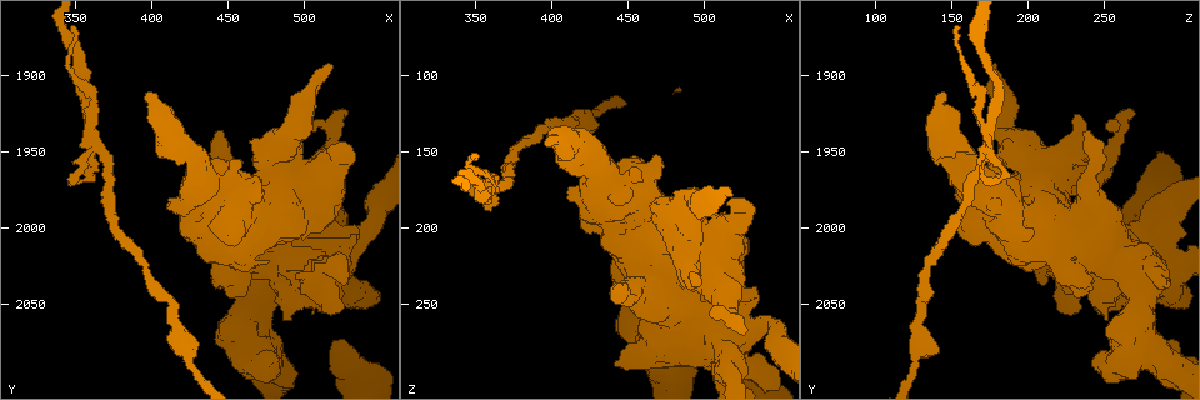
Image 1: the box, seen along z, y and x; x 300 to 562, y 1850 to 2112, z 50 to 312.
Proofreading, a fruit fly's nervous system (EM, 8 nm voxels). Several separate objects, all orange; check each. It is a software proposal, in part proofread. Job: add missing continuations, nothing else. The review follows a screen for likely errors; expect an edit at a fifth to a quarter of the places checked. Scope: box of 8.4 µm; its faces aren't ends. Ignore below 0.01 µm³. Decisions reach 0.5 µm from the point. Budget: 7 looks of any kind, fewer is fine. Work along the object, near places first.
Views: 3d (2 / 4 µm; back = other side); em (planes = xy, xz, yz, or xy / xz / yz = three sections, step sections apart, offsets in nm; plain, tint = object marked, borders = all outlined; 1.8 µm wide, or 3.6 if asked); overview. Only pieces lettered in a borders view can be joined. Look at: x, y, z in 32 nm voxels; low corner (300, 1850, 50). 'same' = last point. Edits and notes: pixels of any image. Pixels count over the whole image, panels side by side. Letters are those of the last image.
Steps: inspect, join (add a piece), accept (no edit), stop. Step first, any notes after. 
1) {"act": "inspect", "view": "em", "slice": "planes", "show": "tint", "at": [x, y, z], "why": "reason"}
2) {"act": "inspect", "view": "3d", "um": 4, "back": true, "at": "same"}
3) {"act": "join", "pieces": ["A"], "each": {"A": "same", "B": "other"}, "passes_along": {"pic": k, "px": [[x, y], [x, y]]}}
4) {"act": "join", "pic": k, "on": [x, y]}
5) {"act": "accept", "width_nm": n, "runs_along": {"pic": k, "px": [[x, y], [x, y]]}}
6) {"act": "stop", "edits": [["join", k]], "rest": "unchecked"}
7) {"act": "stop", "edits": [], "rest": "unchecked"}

{"act": "inspect", "view": "em", "um": 3.6, "slice": "xy", "step": 8, "show": "tint", "at": [414, 2060, 130]}

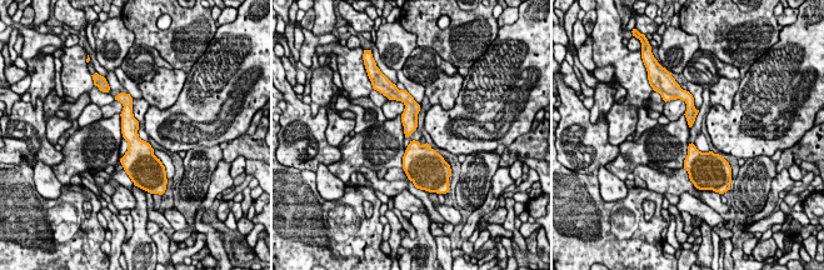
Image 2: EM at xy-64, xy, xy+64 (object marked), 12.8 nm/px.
{"act": "inspect", "view": "em", "um": 3.6, "slice": "xy", "step": 8, "show": "borders", "at": "same", "why": "see the neighbours"}

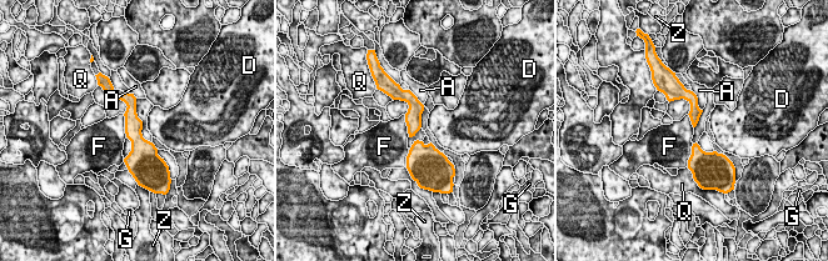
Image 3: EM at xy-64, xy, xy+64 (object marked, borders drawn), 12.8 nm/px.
{"act": "accept", "longest_contact_nm": ["F", 300], "each": {"A": "other", "D": "other", "F": "other", "G": "other", "Q": "other", "Z": "other"}, "border": {"pic": 3, "px": [[123, 114], [126, 136]]}, "found": "none of them fits"}

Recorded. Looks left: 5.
{"act": "inspect", "view": "em", "slice": "xy", "step": 16, "show": "borders", "at": [360, 1928, 176], "why": "four or more arms meet"}

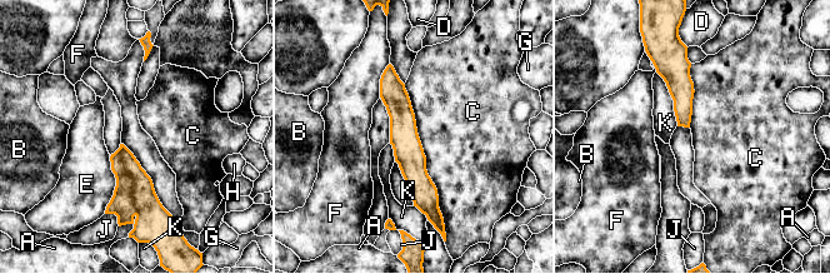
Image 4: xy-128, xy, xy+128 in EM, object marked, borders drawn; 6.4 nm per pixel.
{"act": "accept", "each": {"A": "other", "B": "other", "C": "other", "D": "other", "E": "other", "F": "other", "G": "other", "H": "other", "J": "other", "K": "other"}, "found": "no lettered piece goes on from it"}

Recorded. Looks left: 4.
{"act": "inspect", "view": "em", "slice": "xy", "step": 4, "show": "plain", "at": [348, 1866, 154], "why": "tapers out"}

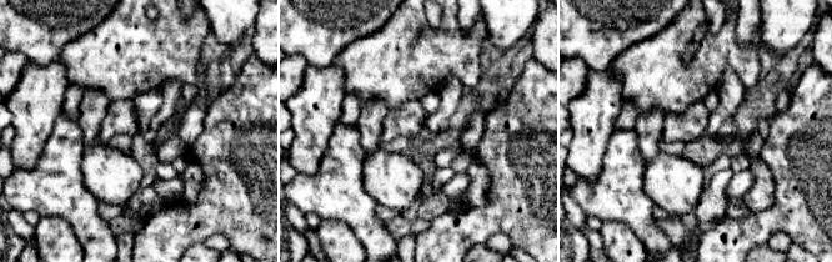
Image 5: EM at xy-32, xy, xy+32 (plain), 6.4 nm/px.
{"act": "inspect", "view": "em", "slice": "xy", "step": 4, "show": "borders", "at": "same", "why": "what lies round it"}

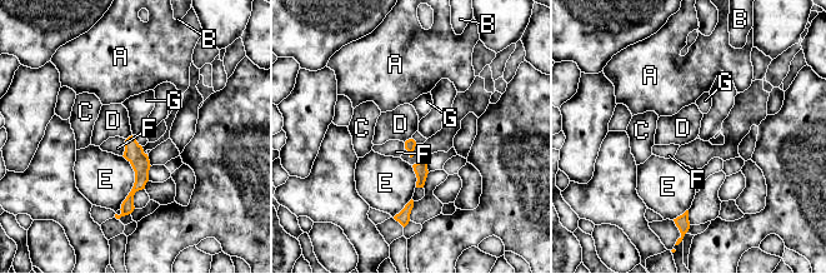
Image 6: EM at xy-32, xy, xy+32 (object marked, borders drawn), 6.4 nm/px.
{"act": "accept", "each": {"A": "other", "B": "other", "C": "other", "D": "other", "E": "other", "F": "other", "G": "other"}, "border": {"pic": 6, "px": [[411, 138], [404, 142]]}, "found": "none of them fits"}

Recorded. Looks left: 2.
{"act": "stop", "edits": [], "rest": "unchecked"}

